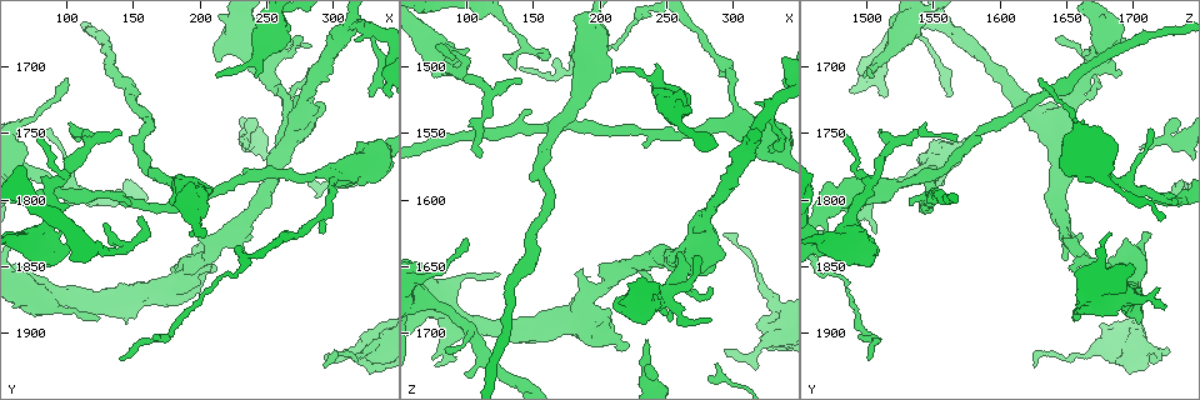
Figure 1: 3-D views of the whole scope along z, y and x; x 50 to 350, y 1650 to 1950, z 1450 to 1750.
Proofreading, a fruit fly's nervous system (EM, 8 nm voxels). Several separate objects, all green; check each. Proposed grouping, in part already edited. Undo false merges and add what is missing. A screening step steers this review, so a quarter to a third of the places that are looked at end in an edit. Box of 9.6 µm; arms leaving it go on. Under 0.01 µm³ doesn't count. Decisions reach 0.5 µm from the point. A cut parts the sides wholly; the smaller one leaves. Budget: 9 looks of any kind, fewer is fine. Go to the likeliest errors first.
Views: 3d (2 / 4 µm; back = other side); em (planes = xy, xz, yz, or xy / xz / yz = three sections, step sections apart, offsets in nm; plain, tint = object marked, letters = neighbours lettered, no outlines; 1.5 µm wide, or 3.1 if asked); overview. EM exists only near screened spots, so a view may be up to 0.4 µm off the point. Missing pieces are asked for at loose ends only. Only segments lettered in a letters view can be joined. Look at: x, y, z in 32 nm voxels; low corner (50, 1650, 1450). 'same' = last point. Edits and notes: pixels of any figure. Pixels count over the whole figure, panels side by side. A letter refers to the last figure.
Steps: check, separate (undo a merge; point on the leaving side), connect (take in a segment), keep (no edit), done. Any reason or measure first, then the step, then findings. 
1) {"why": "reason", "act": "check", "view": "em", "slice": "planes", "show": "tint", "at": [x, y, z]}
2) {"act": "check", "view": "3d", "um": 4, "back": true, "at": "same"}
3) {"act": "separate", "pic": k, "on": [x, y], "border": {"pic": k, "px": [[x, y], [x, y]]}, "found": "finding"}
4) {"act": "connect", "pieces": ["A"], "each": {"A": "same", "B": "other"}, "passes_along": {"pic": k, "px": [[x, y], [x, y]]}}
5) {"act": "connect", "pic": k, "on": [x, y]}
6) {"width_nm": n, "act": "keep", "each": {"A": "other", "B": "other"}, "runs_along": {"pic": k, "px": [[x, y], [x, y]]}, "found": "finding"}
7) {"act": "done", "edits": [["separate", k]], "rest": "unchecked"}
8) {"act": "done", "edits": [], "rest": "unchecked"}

{"why": "an open end", "act": "check", "view": "3d", "um": 2, "back": true, "at": [236, 1760, 1704]}

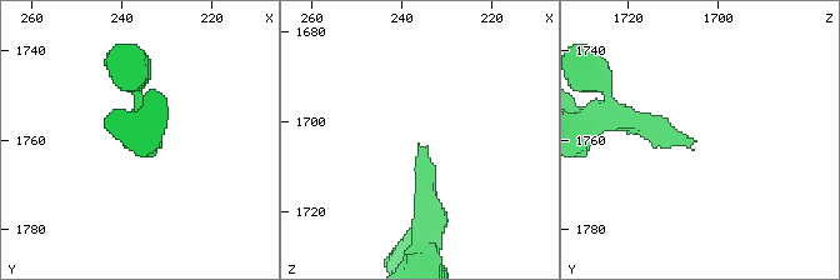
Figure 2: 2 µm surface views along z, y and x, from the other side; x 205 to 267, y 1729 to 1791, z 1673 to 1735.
{"act": "check", "view": "em", "slice": "yz", "step": 4, "show": "letters", "at": [235, 1760, 1705]}

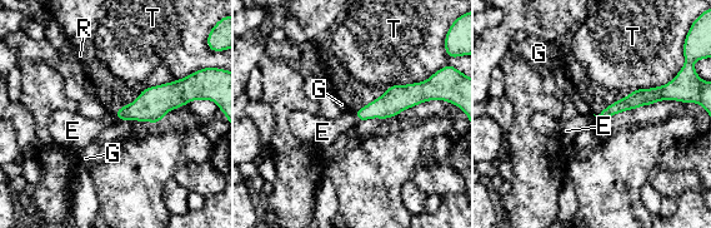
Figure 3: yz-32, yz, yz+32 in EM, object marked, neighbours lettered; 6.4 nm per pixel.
{"why": "another direction", "act": "check", "view": "em", "slice": "planes", "show": "letters", "at": "same"}

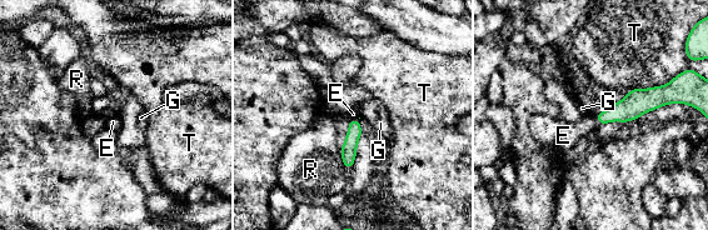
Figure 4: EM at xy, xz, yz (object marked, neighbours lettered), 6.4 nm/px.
{"longest_contact_nm": ["T", 300], "act": "connect", "pieces": ["E"], "each": {"E": "same", "G": "other", "R": "other", "T": "other"}, "passes_along": {"pic": 4, "px": [[348, 149], [353, 120], [353, 114]]}, "found": "it goes on there"}

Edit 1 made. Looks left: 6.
{"why": "redraw", "act": "check", "view": "overview"}

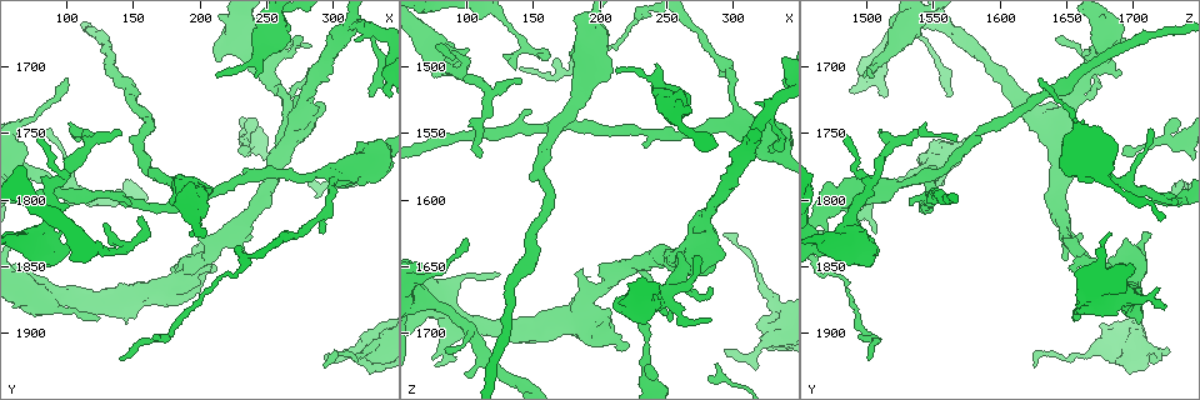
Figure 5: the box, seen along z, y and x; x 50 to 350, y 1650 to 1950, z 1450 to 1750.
{"why": "an open end", "act": "check", "view": "3d", "um": 2, "at": [98, 1708, 1628]}

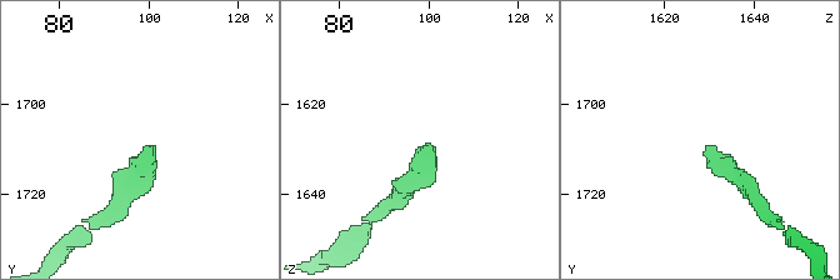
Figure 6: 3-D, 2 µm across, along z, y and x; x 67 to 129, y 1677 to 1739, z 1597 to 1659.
{"why": "now the EM", "act": "check", "view": "em", "slice": "xz", "step": 4, "show": "letters", "at": [99, 1709, 1629]}

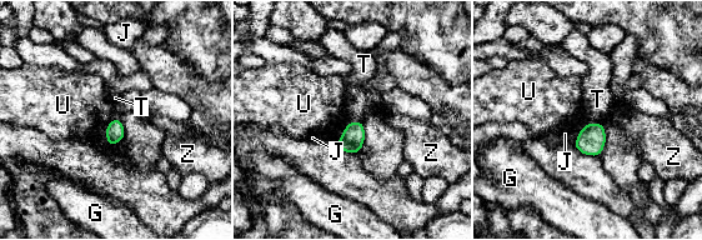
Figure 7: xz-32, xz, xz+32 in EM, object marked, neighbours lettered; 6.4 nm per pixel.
{"act": "check", "view": "em", "slice": "yz", "step": 4, "show": "letters", "at": "same"}

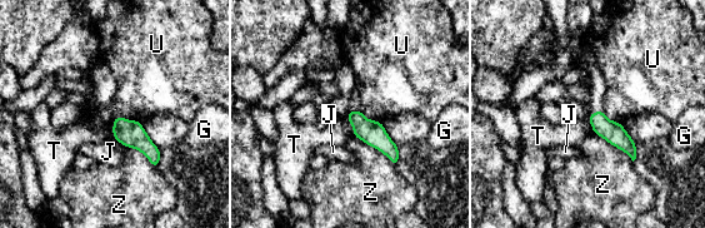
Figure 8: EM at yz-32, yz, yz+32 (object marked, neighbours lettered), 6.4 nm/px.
{"act": "keep", "each": {"G": "other", "J": "other", "T": "other", "U": "other", "Z": "other"}, "border": {"pic": 8, "px": [[140, 122], [116, 117], [111, 125]]}, "found": "none of them fits"}

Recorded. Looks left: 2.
{"why": "an open end", "act": "check", "view": "em", "slice": "planes", "show": "tint", "at": [222, 1824, 1710]}

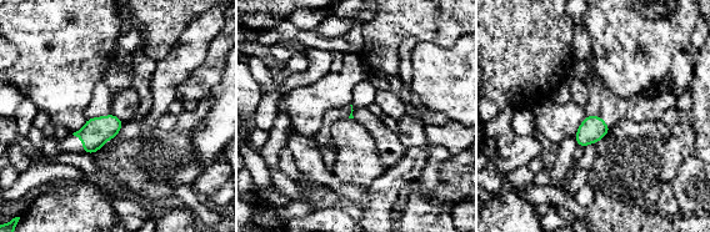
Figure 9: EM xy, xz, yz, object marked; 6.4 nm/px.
{"why": "what lies round it", "act": "check", "view": "em", "slice": "planes", "show": "letters", "at": "same"}

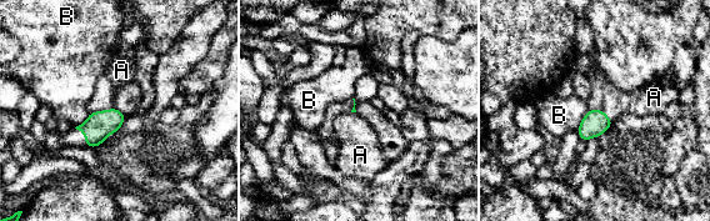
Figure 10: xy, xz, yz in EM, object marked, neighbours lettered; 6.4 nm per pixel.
{"act": "connect", "pieces": ["A"], "each": {"A": "same", "B": "other"}, "passes_along": {"pic": 10, "px": [[595, 122], [606, 115], [643, 101]]}, "found": "it goes on there"}

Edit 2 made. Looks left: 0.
{"act": "done", "edits": [["connect", 4], ["connect", 10]], "rest": "unchecked"}

